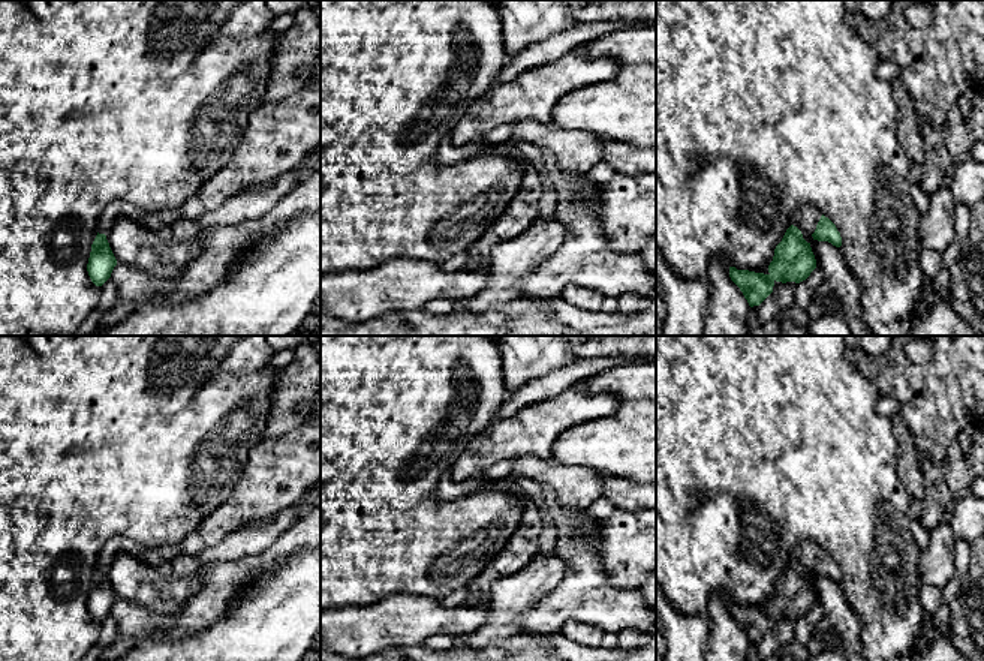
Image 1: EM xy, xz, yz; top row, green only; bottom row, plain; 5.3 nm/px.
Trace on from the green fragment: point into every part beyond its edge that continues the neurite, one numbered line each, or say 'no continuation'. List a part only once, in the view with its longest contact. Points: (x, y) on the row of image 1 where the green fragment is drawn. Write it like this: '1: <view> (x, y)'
1: yz (806, 218)

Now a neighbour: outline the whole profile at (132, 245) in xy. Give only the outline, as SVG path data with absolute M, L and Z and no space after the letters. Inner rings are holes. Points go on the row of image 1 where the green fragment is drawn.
M118 217L106 234L117 264L136 267L153 277L174 280L201 252L199 237L165 243L157 232L129 219Z

